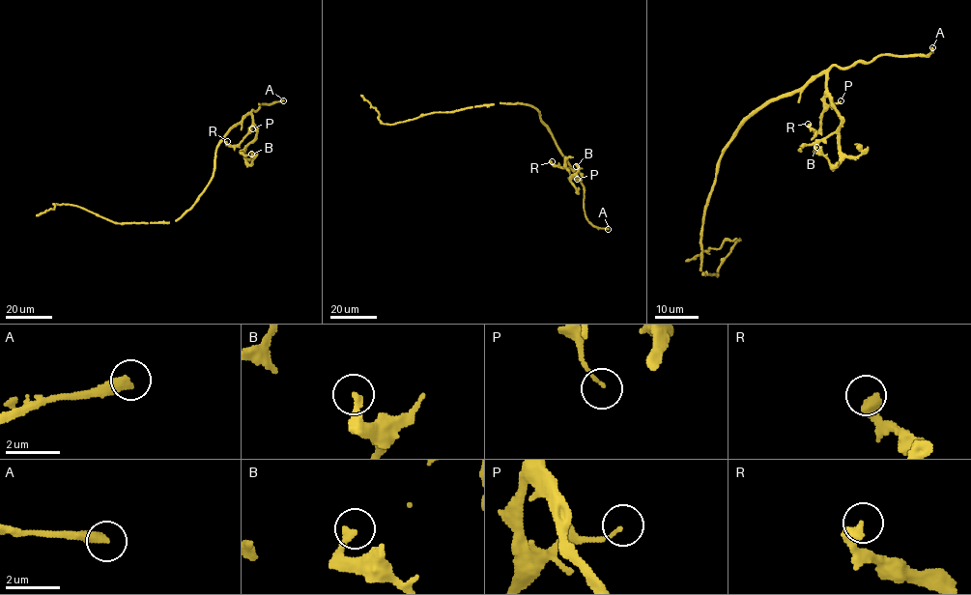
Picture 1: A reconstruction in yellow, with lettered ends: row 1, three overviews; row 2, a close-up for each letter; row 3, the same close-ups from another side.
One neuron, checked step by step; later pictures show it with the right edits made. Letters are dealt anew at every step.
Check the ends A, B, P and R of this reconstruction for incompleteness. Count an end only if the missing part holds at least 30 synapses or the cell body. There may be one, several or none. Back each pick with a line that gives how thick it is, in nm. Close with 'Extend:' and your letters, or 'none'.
A: Thickness 360 nm
Extend: A

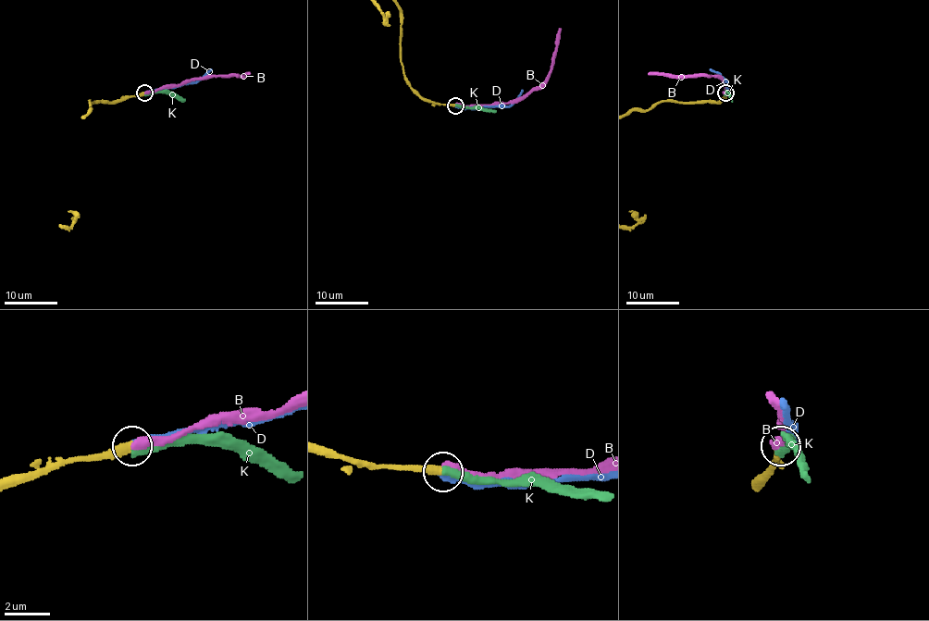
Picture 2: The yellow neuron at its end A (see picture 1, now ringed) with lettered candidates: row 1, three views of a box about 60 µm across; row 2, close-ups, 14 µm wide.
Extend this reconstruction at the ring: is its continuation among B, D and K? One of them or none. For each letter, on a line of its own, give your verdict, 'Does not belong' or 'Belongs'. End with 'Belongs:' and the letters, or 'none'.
B: Does not belong
D: Belongs
K: Does not belong
Belongs: D

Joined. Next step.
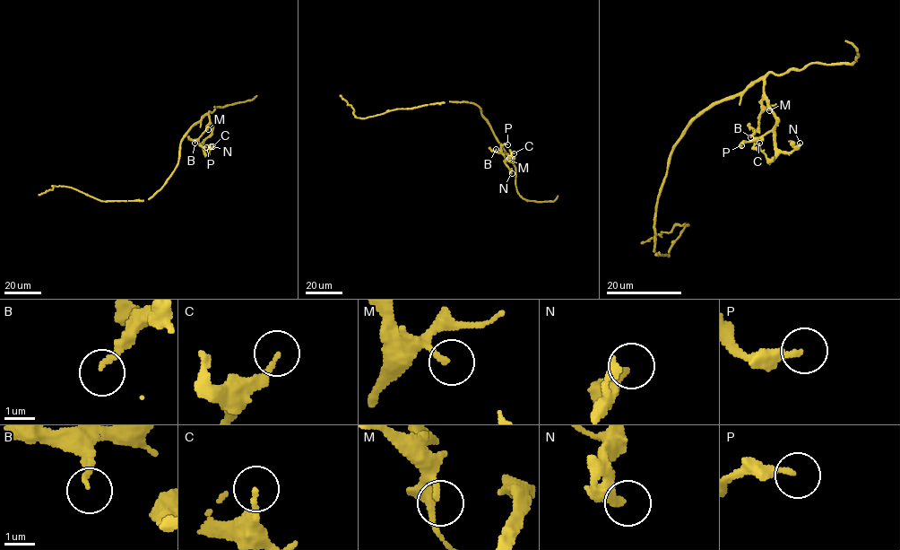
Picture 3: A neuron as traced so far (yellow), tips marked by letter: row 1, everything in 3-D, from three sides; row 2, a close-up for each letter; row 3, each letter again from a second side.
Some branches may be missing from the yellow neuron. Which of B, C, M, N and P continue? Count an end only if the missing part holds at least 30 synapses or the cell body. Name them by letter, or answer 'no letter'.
no letter

